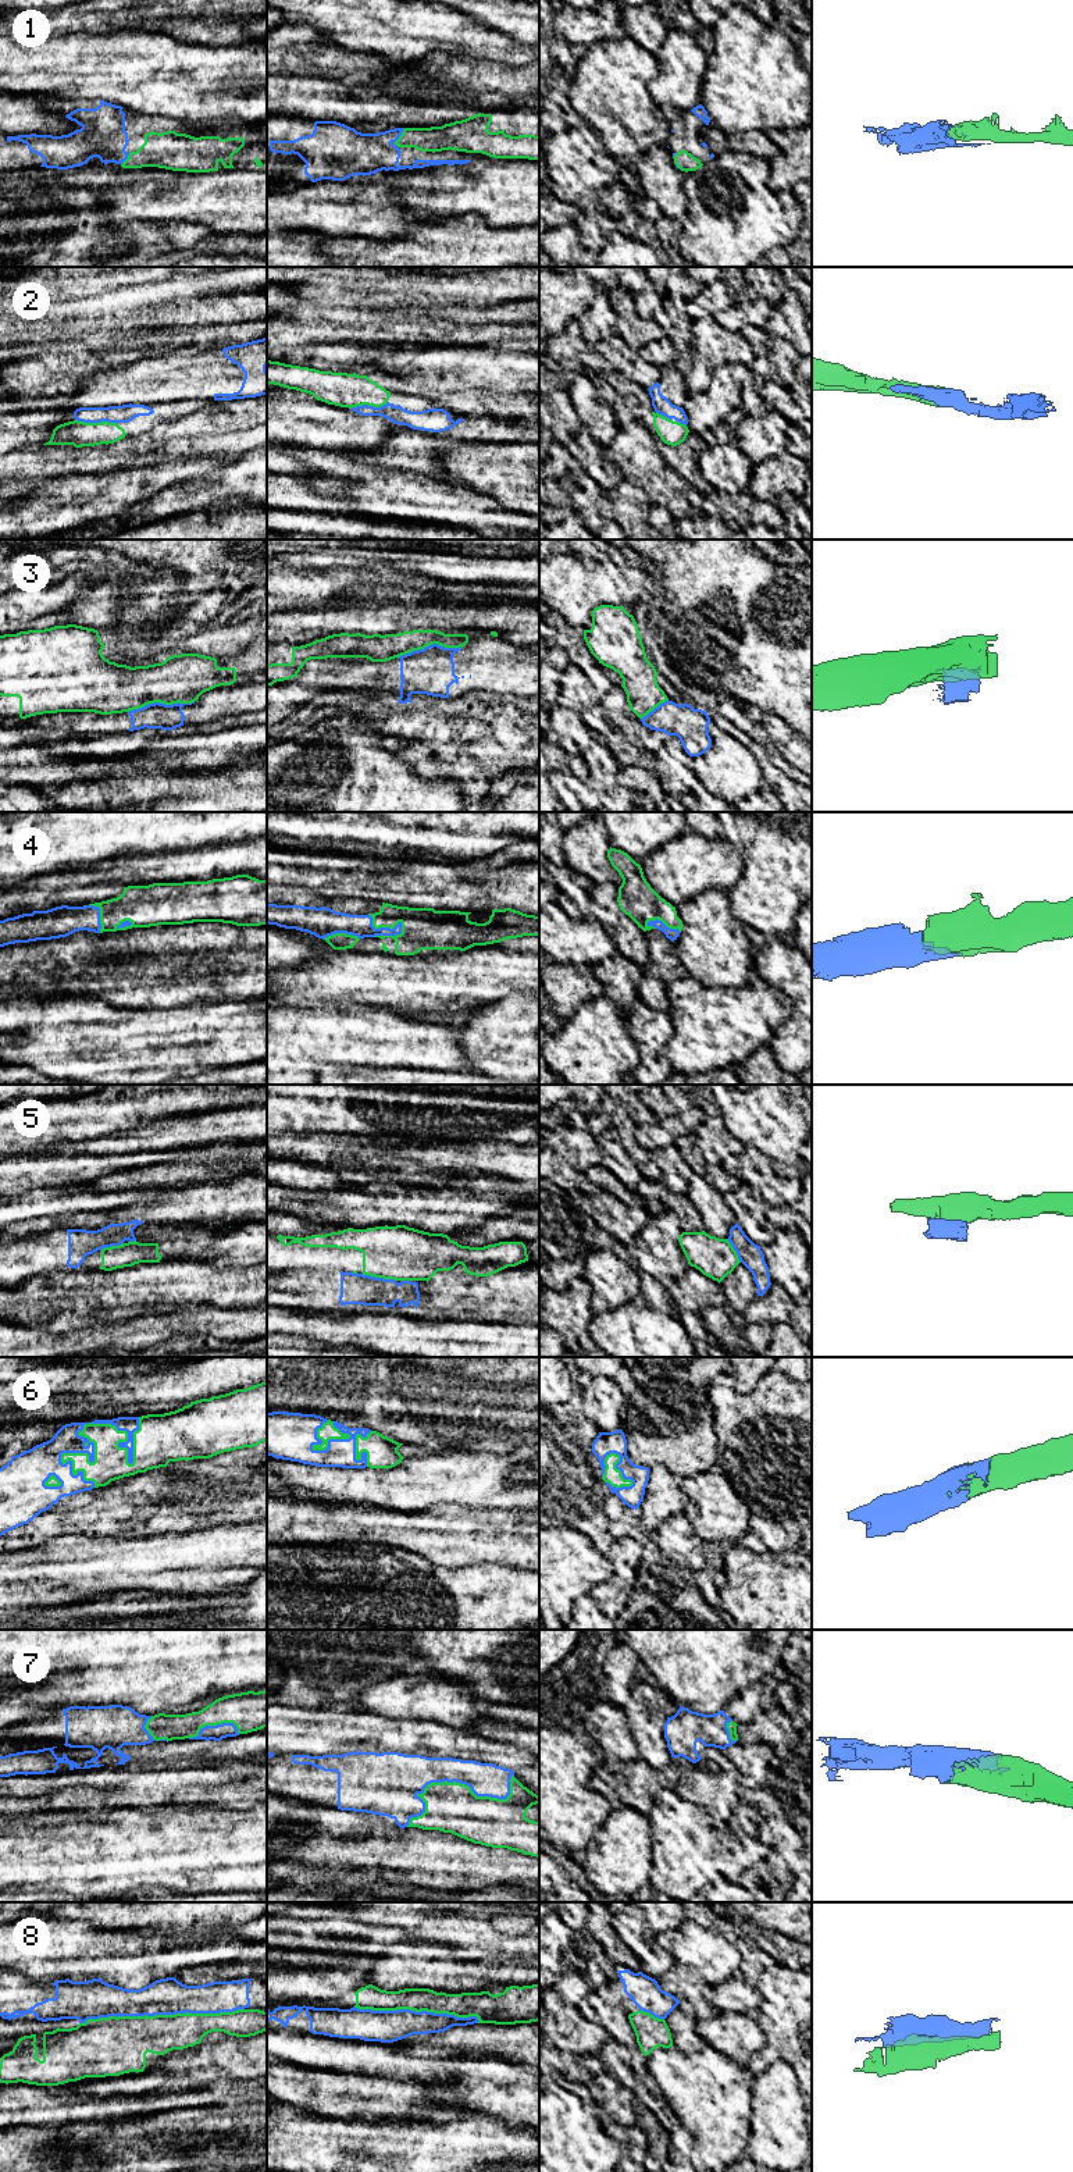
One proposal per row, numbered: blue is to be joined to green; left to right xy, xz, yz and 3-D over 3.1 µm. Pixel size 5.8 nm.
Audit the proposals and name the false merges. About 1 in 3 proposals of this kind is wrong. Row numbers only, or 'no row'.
3, 5, 8

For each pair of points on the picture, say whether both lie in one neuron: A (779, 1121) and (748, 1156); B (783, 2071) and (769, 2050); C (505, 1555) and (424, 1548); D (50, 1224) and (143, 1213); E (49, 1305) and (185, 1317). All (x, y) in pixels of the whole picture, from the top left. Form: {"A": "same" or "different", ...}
{"A": "different", "B": "different", "C": "same", "D": "same", "E": "different"}

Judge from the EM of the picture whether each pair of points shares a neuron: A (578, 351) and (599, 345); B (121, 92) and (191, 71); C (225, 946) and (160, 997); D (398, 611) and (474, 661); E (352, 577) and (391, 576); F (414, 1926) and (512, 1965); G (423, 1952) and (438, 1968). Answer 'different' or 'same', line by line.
A: different
B: same
C: same
D: different
E: same
F: different
G: same

